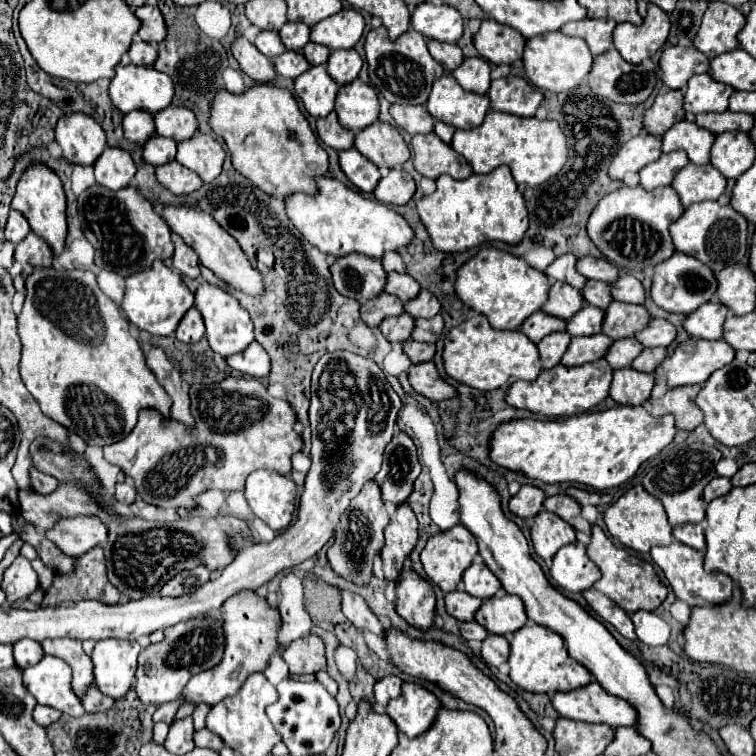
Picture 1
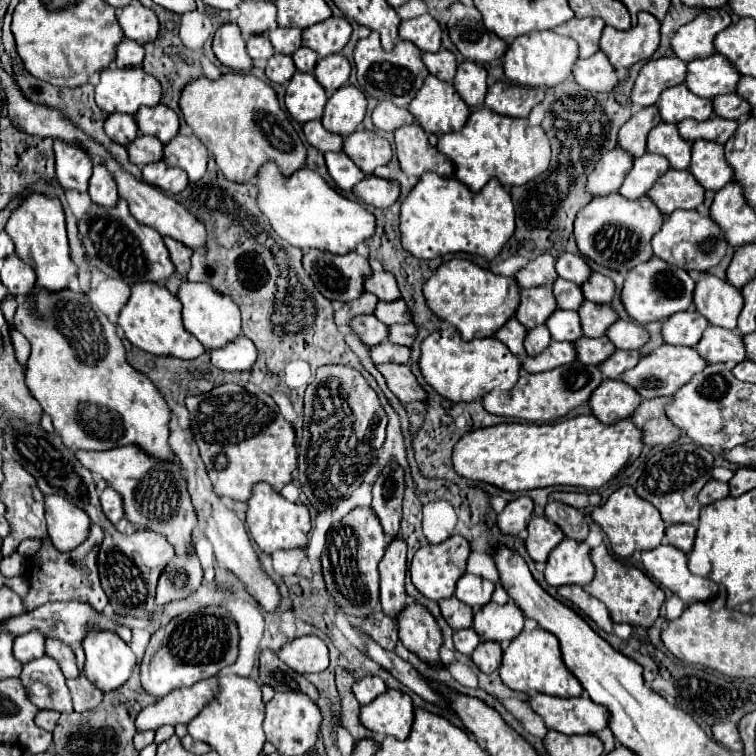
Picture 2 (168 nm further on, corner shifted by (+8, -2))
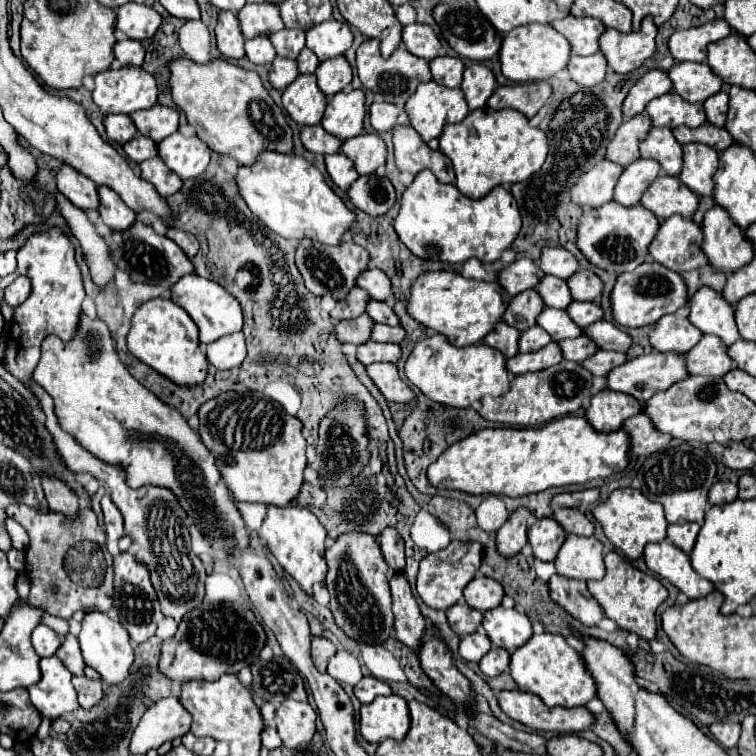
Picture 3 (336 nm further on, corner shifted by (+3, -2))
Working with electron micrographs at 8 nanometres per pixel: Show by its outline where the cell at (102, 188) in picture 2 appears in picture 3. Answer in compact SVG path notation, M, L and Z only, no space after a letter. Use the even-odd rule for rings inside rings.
M99 187L99 199L101 219L111 231L125 231L135 223L135 211L129 209L109 187Z

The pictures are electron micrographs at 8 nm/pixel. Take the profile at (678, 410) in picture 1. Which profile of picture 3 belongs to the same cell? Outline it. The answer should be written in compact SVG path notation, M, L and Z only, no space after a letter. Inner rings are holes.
M639 413L635 417L629 417L623 423L623 431L627 431L631 445L629 455L651 455L655 451L661 451L661 447L667 447L671 441L669 435L661 435L647 415Z

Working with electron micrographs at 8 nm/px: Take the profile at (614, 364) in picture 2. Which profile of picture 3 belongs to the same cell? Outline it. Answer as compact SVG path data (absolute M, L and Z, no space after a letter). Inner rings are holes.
M595 351L589 359L585 359L581 363L581 367L585 367L587 371L591 371L593 375L601 375L601 377L607 377L607 373L617 367L617 365L623 365L627 359L625 359L625 353L613 353L613 351Z

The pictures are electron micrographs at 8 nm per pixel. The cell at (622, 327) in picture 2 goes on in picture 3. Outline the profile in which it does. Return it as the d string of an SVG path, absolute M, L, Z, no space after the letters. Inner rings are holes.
M609 321L593 323L593 327L583 329L583 335L593 339L593 343L597 343L597 347L605 349L605 351L621 351L621 353L625 353L629 349L629 345L631 345L631 337L627 333L623 333L621 329L617 329Z

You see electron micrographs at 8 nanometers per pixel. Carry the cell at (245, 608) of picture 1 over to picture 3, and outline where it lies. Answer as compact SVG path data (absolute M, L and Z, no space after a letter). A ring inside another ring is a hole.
M165 697L145 711L133 731L129 751L133 755L145 755L151 749L159 749L167 741L183 737L189 727L191 715L177 701L177 697Z

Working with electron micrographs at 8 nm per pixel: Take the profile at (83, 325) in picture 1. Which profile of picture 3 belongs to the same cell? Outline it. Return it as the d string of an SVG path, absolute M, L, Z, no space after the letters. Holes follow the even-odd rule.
M81 315L77 335L69 343L63 343L59 337L49 335L41 345L41 361L35 367L33 379L53 397L55 415L59 419L61 429L71 433L81 447L85 447L101 461L121 467L125 471L129 487L141 489L145 485L155 485L173 491L185 513L191 515L193 523L199 525L199 531L211 541L219 559L231 563L233 549L249 547L249 531L231 491L221 479L211 451L201 443L199 435L187 425L187 421L177 411L161 403L137 379L131 377L131 373L119 361L117 351L113 349L109 329L101 319L89 319L87 315Z

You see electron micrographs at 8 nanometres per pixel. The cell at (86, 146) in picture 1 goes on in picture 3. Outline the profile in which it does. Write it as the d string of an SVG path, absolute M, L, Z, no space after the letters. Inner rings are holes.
M63 165L63 169L57 173L57 189L63 193L75 207L97 211L99 209L99 195L97 185L87 179L85 175L77 173L73 167Z

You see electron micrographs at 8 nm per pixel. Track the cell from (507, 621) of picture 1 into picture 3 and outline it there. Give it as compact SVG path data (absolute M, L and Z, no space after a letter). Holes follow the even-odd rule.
M505 607L483 613L483 629L495 647L503 647L507 651L515 651L517 647L525 645L533 635L529 617Z

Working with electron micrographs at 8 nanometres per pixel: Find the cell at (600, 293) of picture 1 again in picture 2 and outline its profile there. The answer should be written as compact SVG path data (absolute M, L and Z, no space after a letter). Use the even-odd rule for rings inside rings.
M556 279L554 285L554 295L558 301L560 309L580 309L580 303L584 303L584 295L580 295L580 285L572 283L572 281L564 281L564 279Z

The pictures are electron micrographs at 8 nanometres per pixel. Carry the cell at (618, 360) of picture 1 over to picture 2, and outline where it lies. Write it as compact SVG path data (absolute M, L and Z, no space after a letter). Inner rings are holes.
M606 335L598 337L598 339L582 337L574 345L576 345L578 361L584 365L600 365L600 363L604 363L604 359L608 359L616 351L614 343Z

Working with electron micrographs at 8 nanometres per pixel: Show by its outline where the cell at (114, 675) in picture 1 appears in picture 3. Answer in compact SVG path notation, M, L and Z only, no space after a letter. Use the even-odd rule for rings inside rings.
M101 611L85 613L79 633L79 643L81 643L81 655L85 665L93 667L103 681L117 685L129 675L129 667L133 663L133 645L125 627L121 627L121 623L115 621L111 615Z

